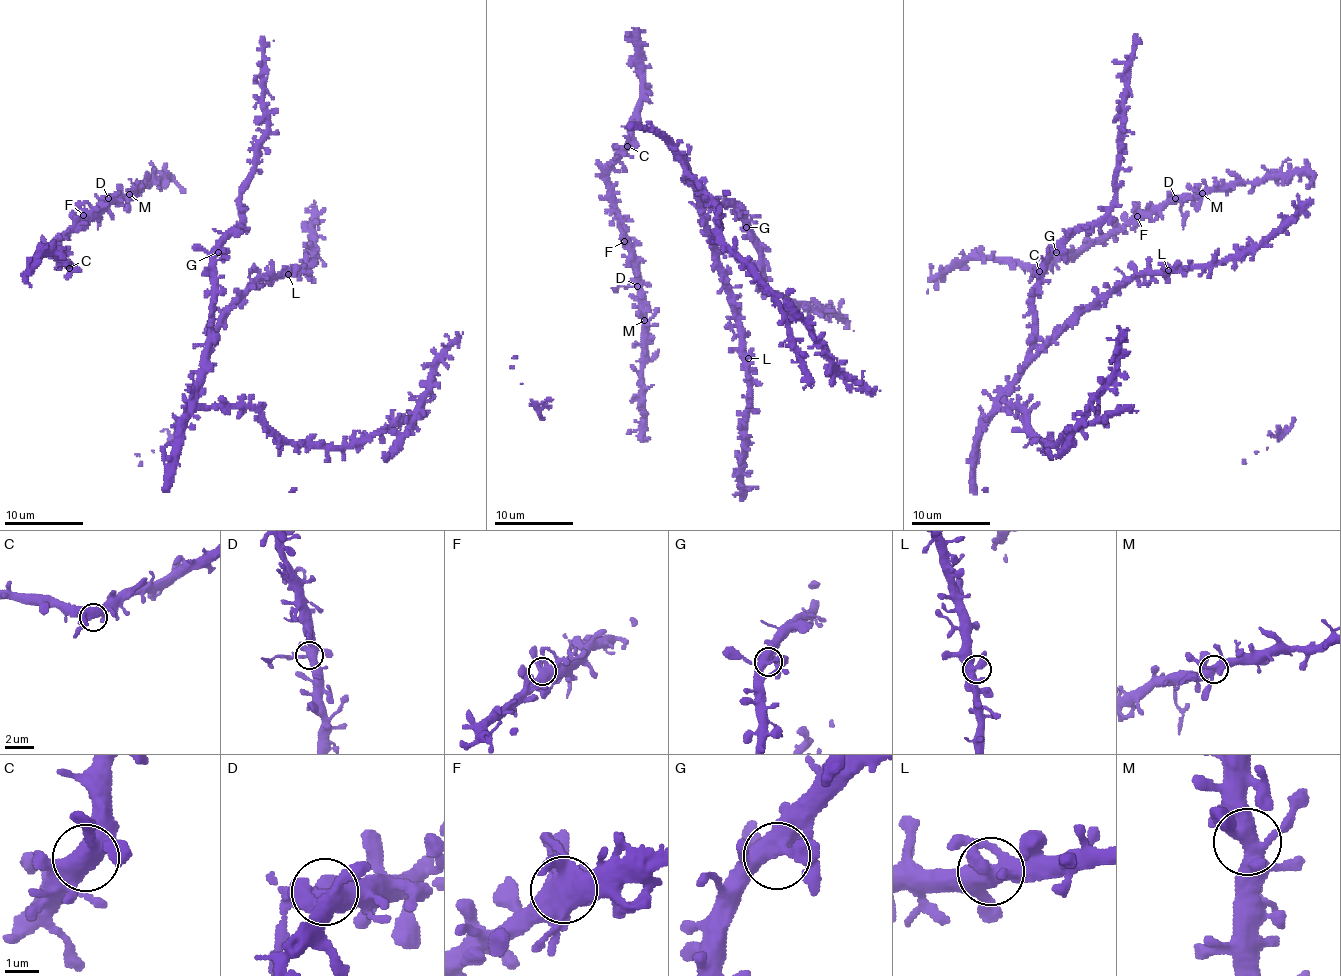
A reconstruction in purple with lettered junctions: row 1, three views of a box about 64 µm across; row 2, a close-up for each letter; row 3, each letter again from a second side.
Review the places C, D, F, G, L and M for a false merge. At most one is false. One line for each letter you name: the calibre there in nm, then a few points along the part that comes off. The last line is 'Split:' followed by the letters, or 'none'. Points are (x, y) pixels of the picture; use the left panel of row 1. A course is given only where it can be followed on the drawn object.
D: calibre 440 nm; course (109, 198), (99, 204), (98, 229)
Split: D

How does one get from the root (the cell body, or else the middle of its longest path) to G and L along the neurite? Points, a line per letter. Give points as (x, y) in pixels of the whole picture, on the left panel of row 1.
G: (212, 269), (218, 252)
L: (212, 269), (211, 330), (214, 340), (228, 311), (253, 283), (264, 277), (280, 278), (288, 274)

